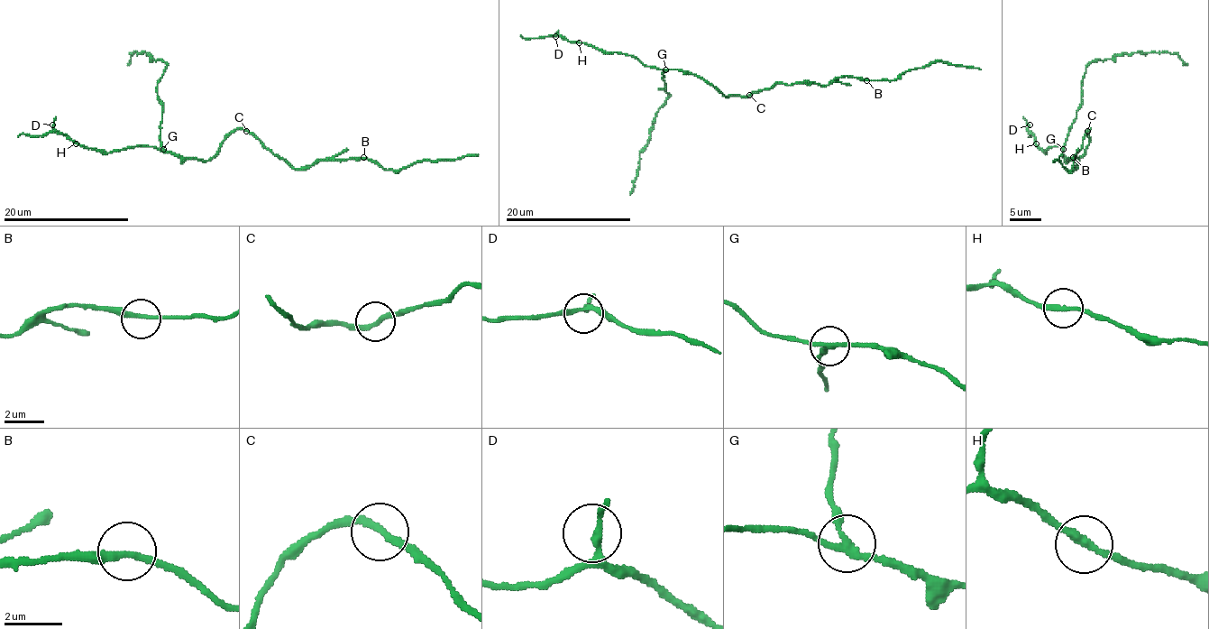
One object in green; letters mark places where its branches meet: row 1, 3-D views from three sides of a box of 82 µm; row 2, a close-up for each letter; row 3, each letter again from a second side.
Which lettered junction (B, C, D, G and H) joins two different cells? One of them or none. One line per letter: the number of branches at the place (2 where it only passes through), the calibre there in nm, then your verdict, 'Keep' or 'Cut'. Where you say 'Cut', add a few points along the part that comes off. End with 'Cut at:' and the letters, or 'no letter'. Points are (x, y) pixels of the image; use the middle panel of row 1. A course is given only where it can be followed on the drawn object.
B: Branches: 2. Thickness 240 nm. Keep
C: Branches: 2. Thickness 240 nm. Keep
D: Branches: 3. Thickness 170 nm. Keep
G: Branches: 3. Thickness 200 nm. Cut. Course of the part to remove: (666, 69), (660, 88), (668, 93), (666, 99), (639, 153), (630, 195)
H: Branches: 2. Thickness 240 nm. Keep
Cut at: G

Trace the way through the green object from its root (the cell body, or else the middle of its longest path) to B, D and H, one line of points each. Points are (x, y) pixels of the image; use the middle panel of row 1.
B: (727, 96), (749, 96), (773, 88), (777, 83), (828, 85), (835, 78), (846, 76), (866, 80)
D: (727, 96), (692, 74), (644, 66), (630, 55), (603, 52), (583, 42), (571, 42), (558, 35), (555, 36)
H: (727, 96), (692, 74), (644, 66), (630, 55), (603, 52), (579, 42)

